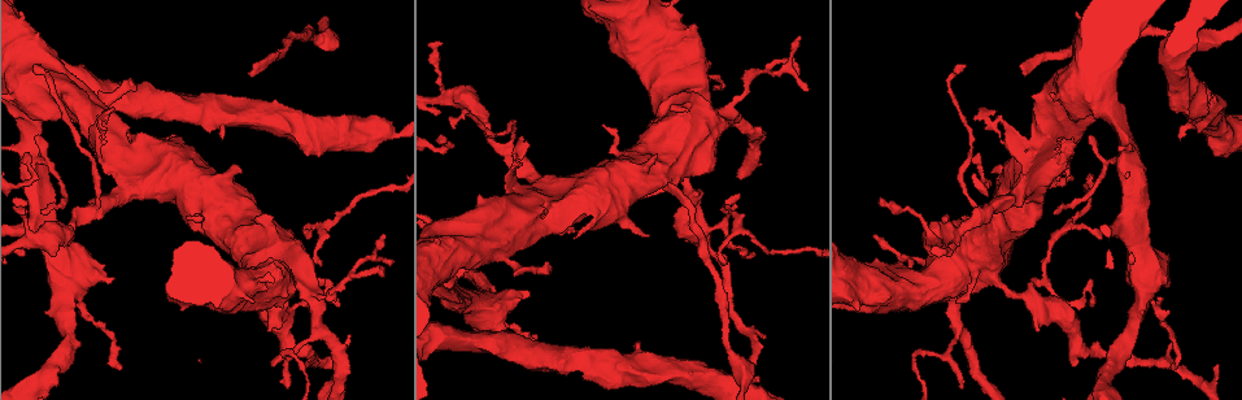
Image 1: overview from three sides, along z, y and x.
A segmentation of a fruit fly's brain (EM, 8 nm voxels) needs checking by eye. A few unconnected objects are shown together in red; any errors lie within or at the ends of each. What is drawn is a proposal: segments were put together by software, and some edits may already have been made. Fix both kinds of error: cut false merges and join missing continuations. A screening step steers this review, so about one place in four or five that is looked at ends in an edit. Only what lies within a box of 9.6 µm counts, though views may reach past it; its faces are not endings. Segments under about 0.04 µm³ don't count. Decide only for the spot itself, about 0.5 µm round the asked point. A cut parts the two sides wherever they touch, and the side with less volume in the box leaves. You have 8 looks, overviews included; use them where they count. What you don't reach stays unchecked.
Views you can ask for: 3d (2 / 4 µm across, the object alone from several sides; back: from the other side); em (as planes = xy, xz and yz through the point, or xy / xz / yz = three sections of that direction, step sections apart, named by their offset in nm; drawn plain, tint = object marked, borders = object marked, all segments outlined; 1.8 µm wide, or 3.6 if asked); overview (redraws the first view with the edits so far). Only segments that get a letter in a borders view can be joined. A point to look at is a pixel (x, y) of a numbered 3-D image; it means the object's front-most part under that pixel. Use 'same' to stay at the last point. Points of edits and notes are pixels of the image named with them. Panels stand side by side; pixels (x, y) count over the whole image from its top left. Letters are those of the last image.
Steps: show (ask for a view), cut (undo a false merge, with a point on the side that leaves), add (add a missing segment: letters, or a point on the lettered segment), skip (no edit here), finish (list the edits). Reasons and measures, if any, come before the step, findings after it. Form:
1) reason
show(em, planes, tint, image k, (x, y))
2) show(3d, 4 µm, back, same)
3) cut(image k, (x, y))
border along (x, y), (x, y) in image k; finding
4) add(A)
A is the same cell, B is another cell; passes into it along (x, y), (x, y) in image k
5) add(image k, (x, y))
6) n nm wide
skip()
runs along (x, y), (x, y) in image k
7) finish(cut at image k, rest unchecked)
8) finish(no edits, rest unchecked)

tapers out
show(em, planes, borders, image 1, (1027, 73))

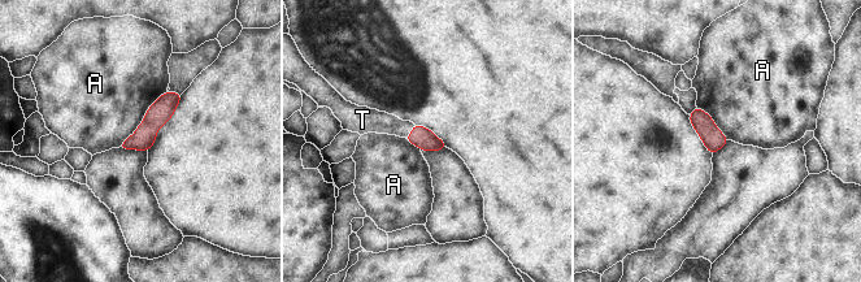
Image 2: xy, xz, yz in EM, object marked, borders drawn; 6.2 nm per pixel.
130 nm wide
add(T)
T is the same cell, A is another cell; it goes on there

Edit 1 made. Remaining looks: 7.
show(overview)

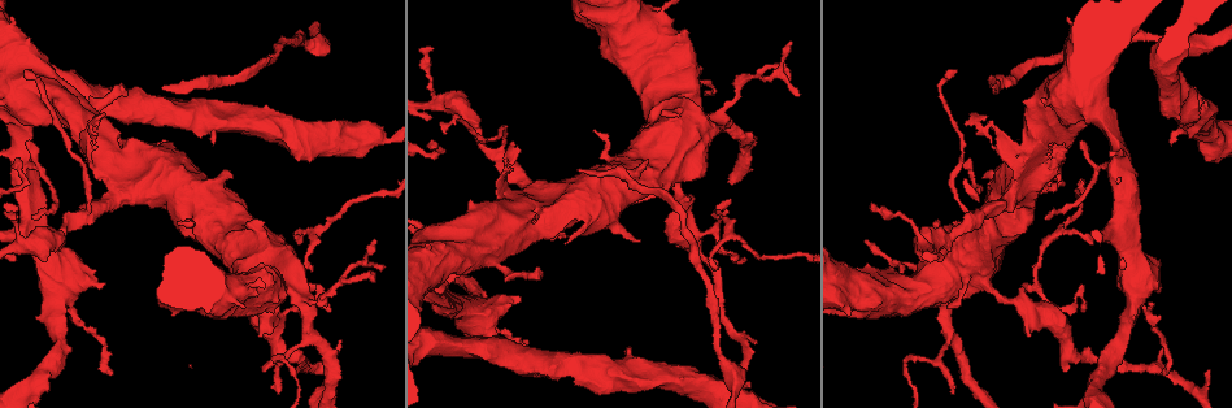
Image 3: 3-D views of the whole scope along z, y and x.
show(3d, 4 µm, image 3, (93, 142))

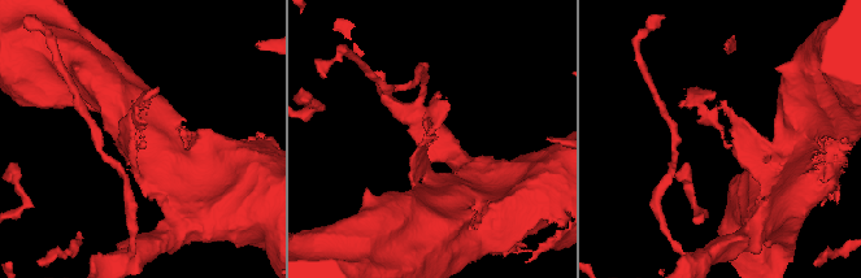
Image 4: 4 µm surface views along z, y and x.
show(em, 3.6 µm, planes, tint, image 4, (721, 132))

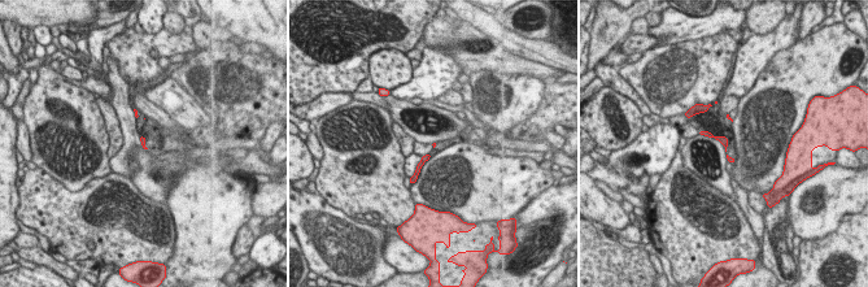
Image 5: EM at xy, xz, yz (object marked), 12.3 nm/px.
show(em, 3.6 µm, planes, borders, same)

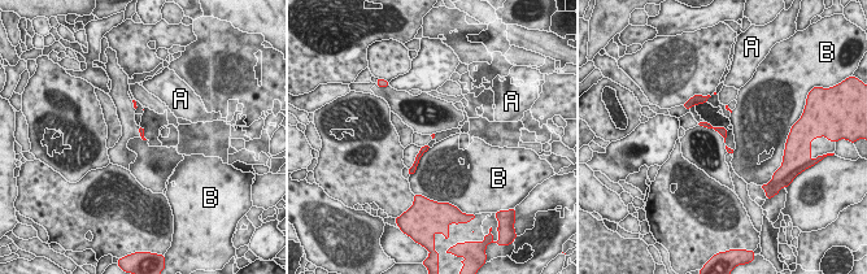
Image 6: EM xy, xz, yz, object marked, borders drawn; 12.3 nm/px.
skip()
A and B are other cells; border along (430, 148), (423, 153), (412, 175) in image 6; one neuron here

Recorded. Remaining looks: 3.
arms part here
show(em, planes, borders, image 3, (1060, 321))

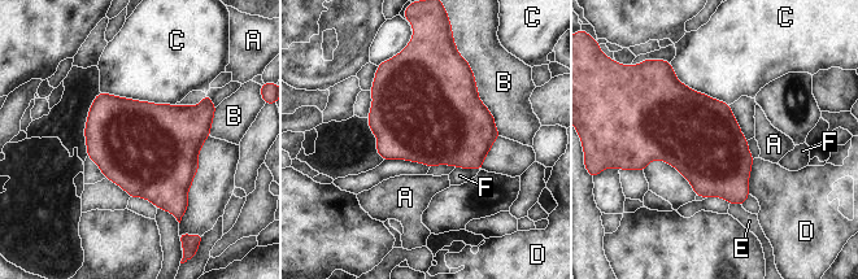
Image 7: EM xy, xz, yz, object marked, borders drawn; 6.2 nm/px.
500 nm wide
skip()
A, B, C, D, E and F are other cells; border along (100, 91), (120, 97), (174, 105) in image 7; all the same neuron

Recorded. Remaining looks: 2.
show(em, 3.6 µm, planes, borders, image 3, (50, 264))

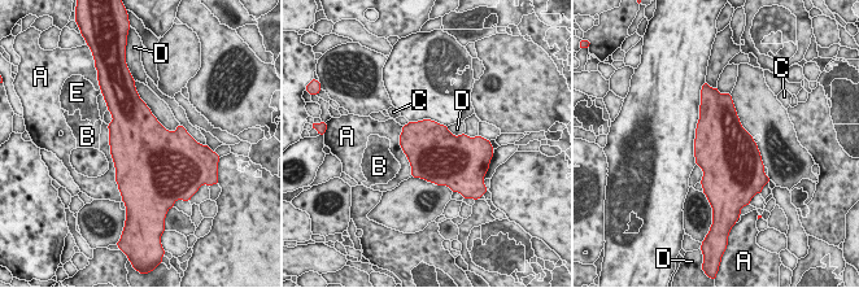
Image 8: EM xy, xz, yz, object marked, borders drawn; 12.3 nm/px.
skip()
A, B, C, D and E are other cells; border along (447, 127), (454, 135), (463, 134) in image 8; one neuron here

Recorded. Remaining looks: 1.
finish(add at image 2, rest unchecked)

